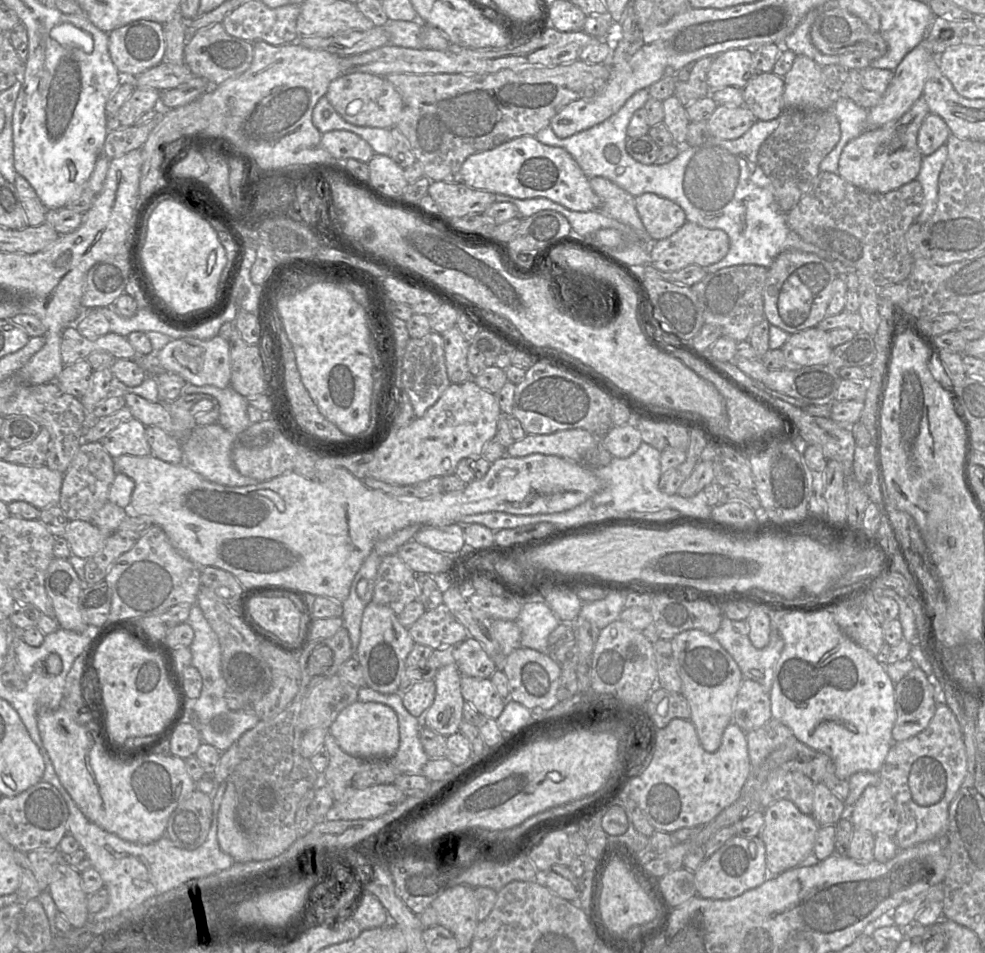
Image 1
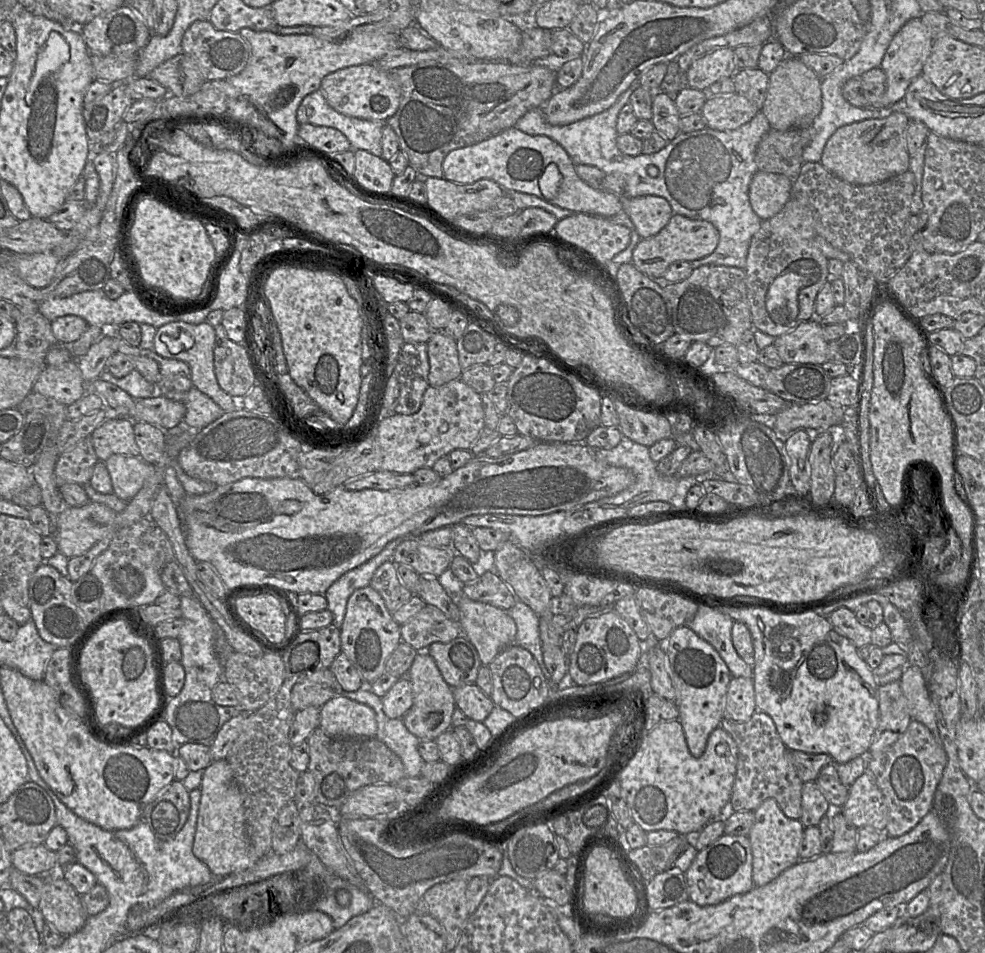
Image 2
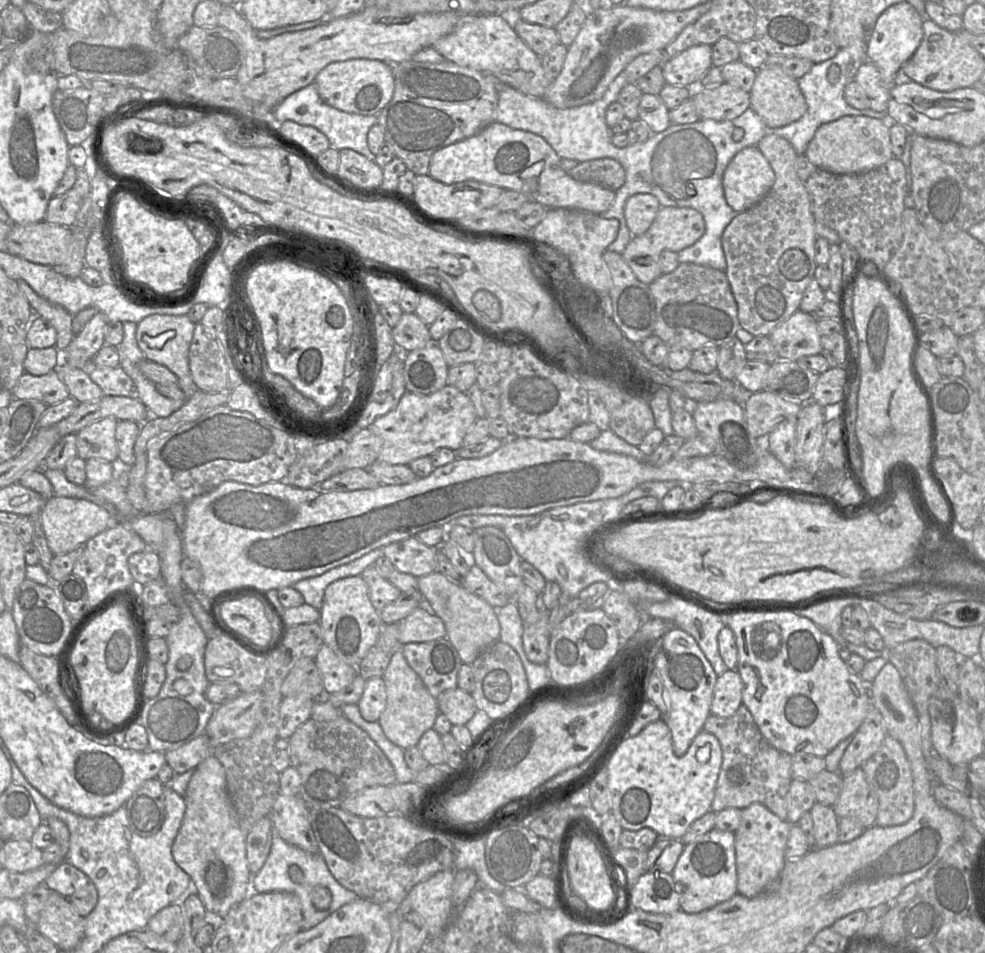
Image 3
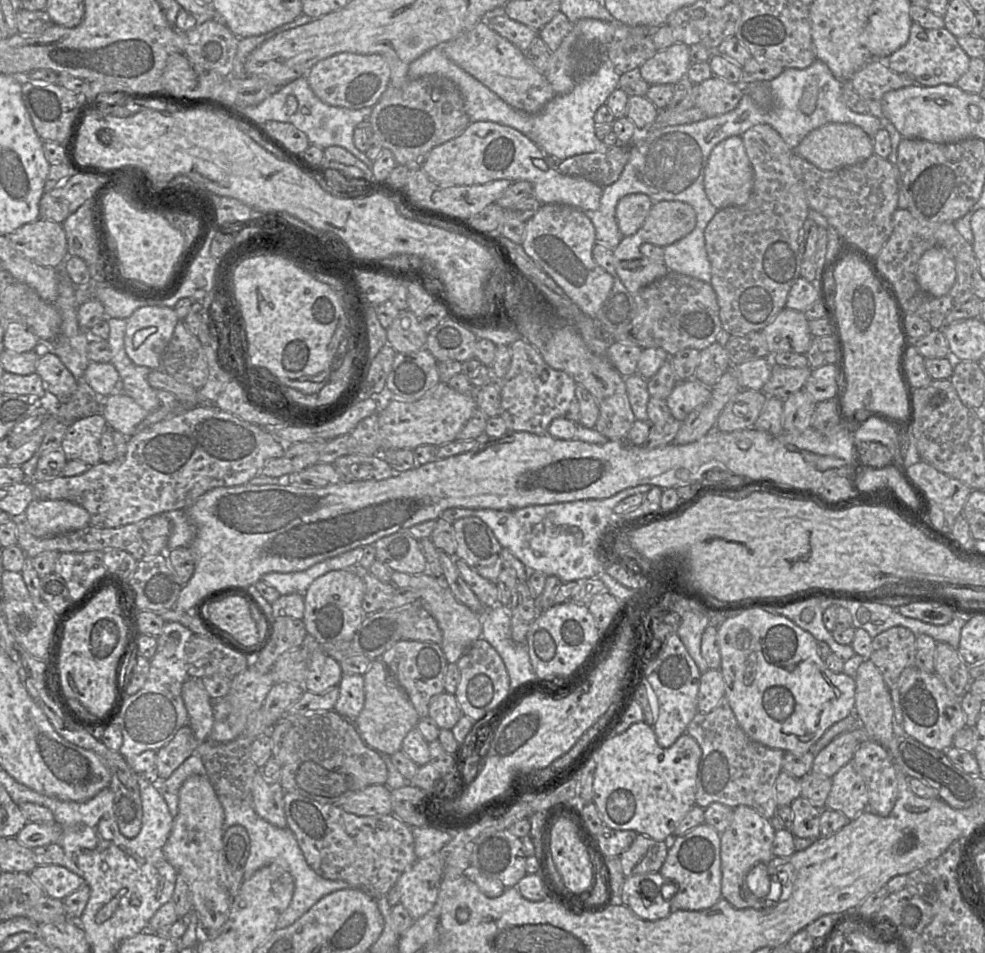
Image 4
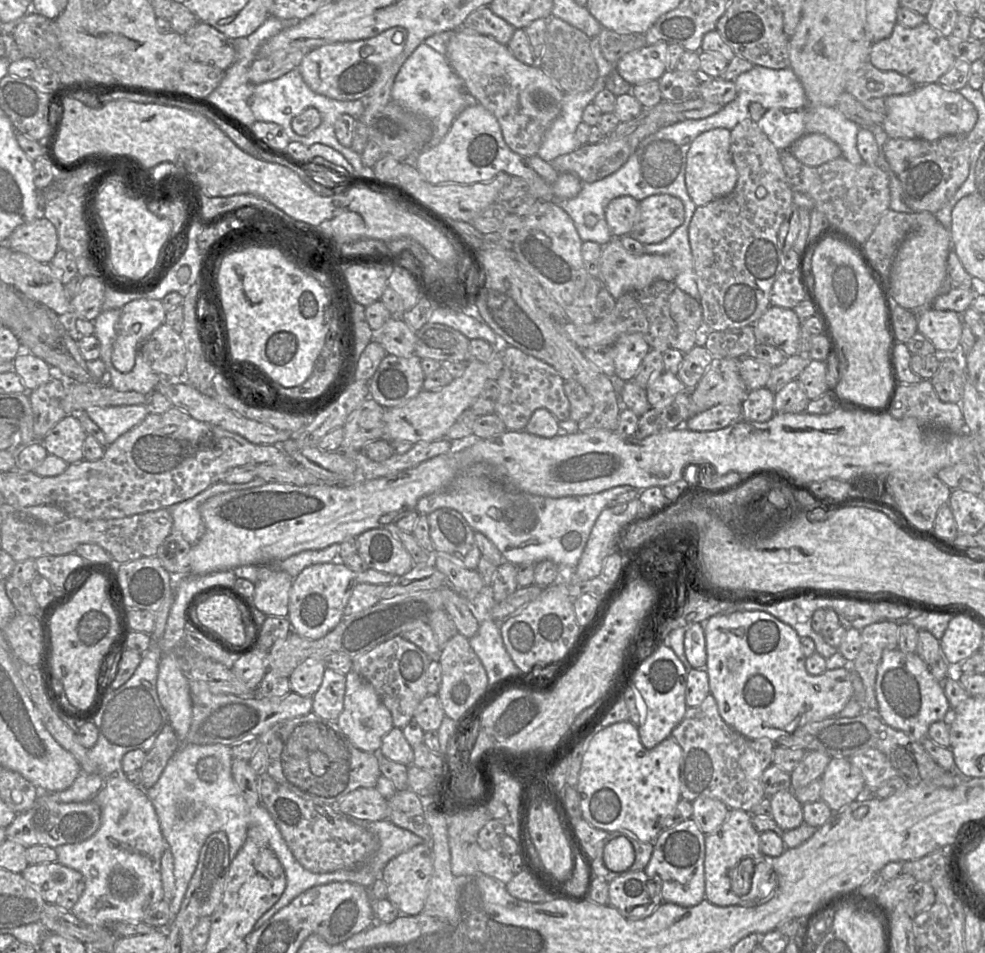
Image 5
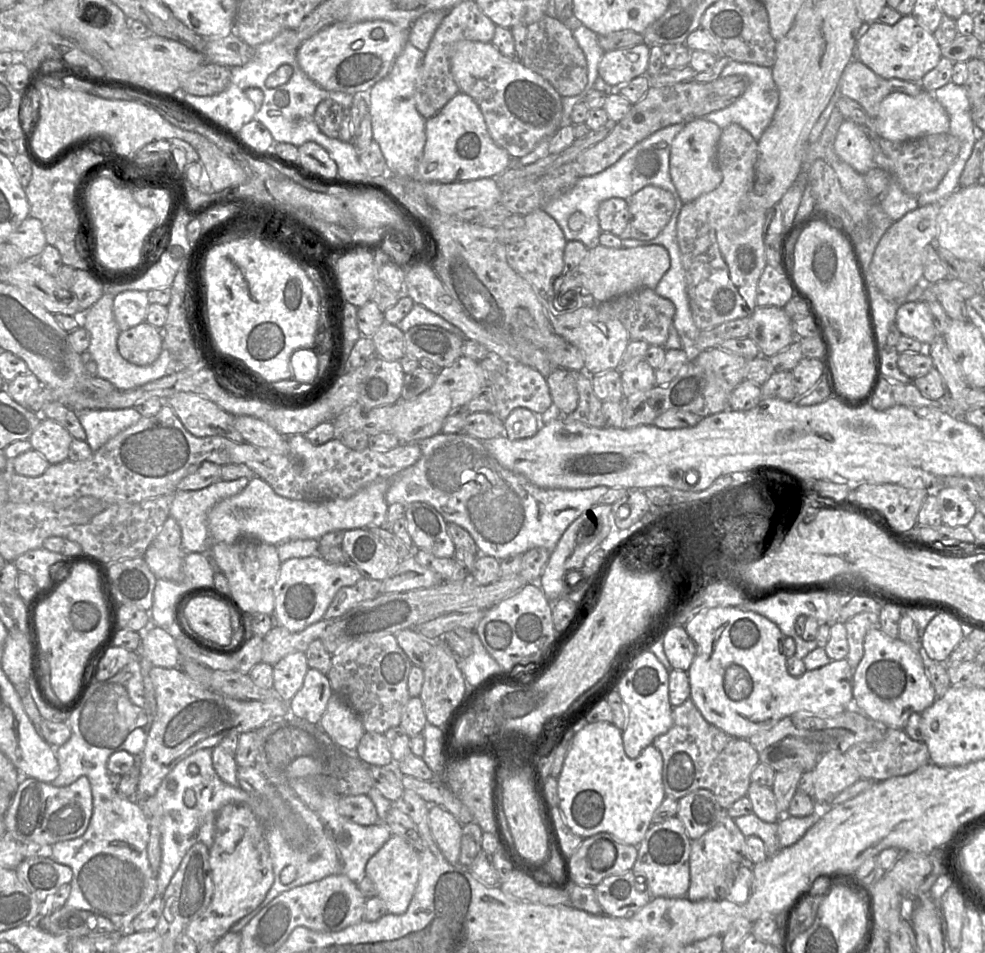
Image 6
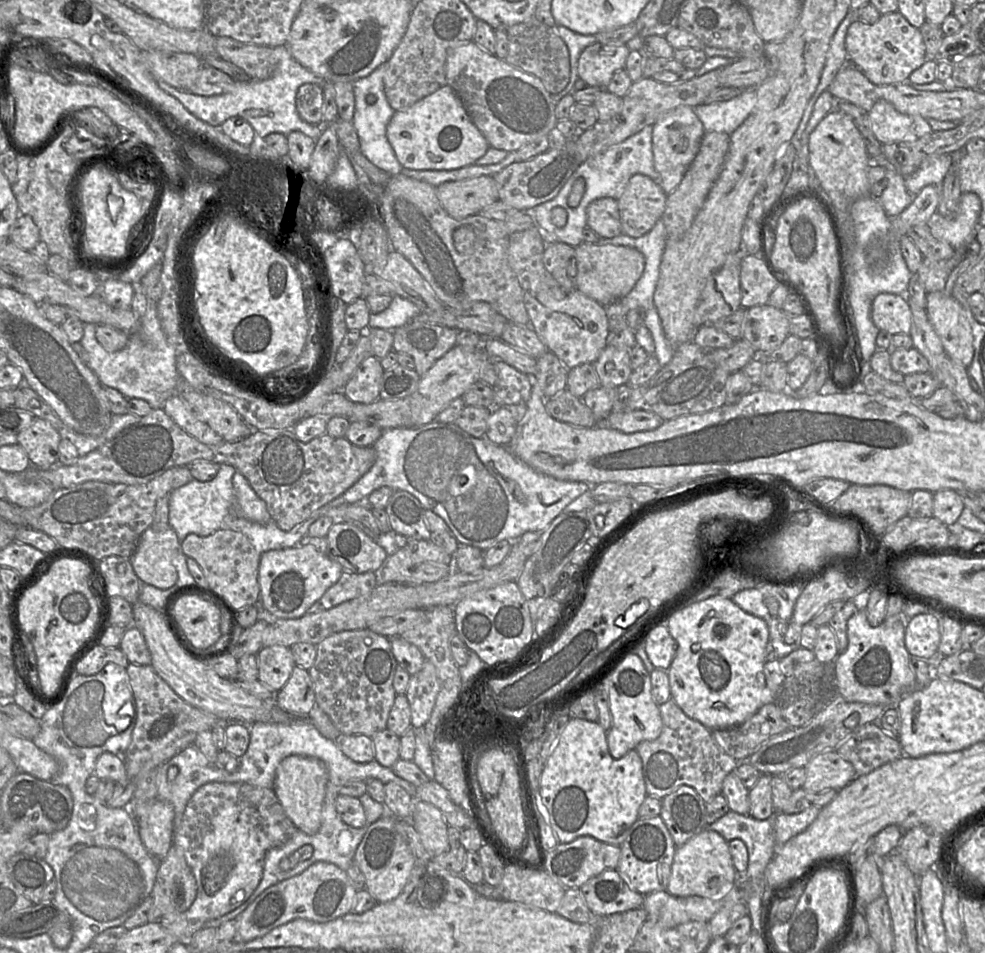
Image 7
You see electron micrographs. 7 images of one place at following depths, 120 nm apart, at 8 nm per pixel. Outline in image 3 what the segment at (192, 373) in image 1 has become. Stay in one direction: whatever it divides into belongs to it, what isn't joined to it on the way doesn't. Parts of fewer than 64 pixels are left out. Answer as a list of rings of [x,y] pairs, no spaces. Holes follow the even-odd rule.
[[[153,314],[137,323],[136,341],[145,359],[166,366],[178,378],[186,397],[198,391],[189,369],[189,347],[196,324],[187,315]]]

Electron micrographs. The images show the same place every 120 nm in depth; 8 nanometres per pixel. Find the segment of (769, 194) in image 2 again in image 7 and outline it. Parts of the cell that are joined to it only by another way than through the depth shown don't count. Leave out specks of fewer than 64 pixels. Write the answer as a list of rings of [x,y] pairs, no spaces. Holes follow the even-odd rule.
[[[687,106],[678,107],[665,114],[652,126],[653,163],[660,175],[660,186],[667,195],[682,181],[699,150],[705,133],[702,122],[693,109]]]

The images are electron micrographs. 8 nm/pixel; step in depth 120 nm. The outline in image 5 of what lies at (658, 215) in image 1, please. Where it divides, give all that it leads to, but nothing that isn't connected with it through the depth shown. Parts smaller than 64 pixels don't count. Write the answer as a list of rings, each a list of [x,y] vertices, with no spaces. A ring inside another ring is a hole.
[[[620,196],[609,202],[605,218],[613,237],[628,235],[638,220],[639,201],[631,196]]]

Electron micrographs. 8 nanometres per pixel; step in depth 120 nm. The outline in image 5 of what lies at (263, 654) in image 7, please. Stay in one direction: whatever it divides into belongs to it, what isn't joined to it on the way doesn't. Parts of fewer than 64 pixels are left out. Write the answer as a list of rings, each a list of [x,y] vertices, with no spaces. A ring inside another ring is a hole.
[[[307,659],[299,664],[288,677],[291,692],[313,696],[319,689],[326,666],[322,659]]]

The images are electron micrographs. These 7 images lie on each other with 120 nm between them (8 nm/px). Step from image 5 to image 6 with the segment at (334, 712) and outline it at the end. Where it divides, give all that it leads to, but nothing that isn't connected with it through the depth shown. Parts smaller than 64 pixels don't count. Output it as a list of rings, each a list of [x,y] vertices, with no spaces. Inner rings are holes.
[[[310,668],[303,686],[288,702],[289,713],[312,724],[318,724],[333,694],[327,675]]]

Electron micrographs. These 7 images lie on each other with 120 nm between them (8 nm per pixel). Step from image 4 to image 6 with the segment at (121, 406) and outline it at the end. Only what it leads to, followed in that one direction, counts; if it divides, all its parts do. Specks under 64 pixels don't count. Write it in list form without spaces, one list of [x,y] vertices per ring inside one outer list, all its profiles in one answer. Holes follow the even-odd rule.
[[[133,407],[87,409],[77,413],[86,433],[85,440],[93,452],[142,418],[142,415]]]

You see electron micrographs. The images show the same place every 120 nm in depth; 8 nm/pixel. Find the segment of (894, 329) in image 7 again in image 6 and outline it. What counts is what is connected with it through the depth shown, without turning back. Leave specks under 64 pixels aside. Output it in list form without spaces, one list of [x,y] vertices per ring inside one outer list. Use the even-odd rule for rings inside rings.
[[[913,301],[900,304],[896,312],[895,326],[902,335],[929,345],[939,335],[928,304]]]

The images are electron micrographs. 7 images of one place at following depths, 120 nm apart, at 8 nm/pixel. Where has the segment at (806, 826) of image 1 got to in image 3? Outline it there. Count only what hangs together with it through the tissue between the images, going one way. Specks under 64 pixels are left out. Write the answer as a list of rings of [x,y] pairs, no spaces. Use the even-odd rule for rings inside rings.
[[[761,803],[742,809],[740,825],[734,832],[738,894],[756,897],[777,880],[787,861],[785,849],[791,826]]]

